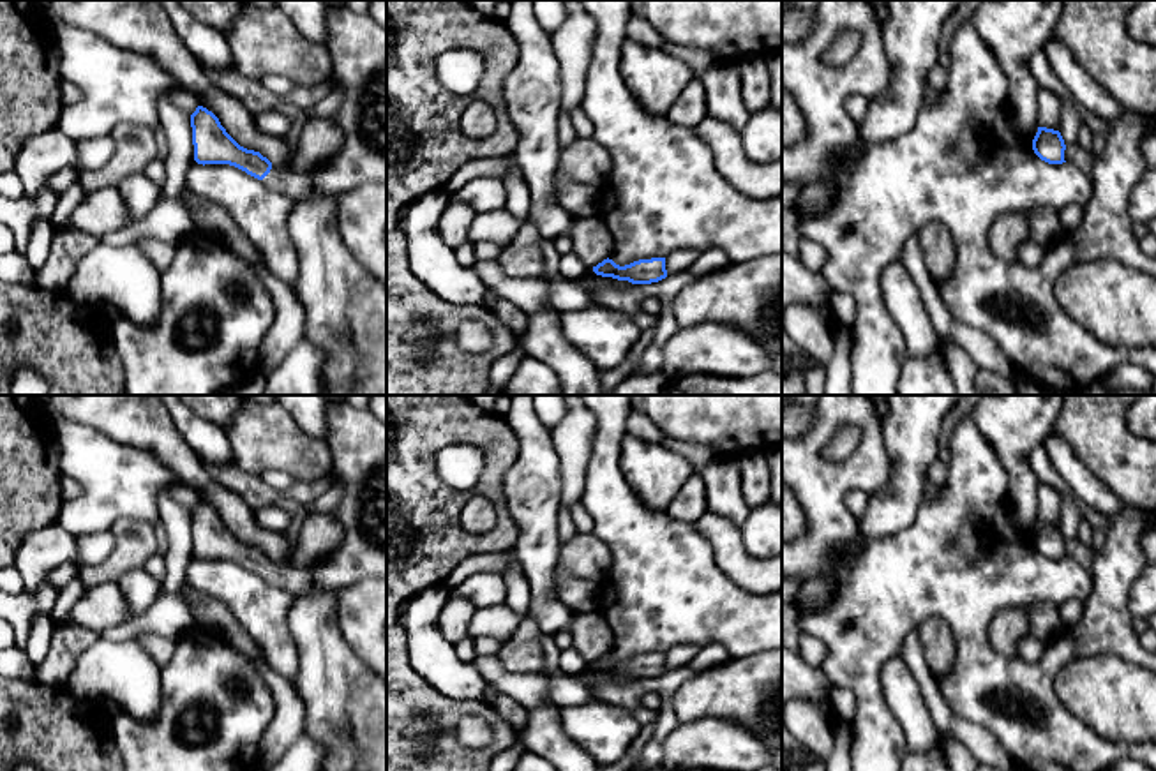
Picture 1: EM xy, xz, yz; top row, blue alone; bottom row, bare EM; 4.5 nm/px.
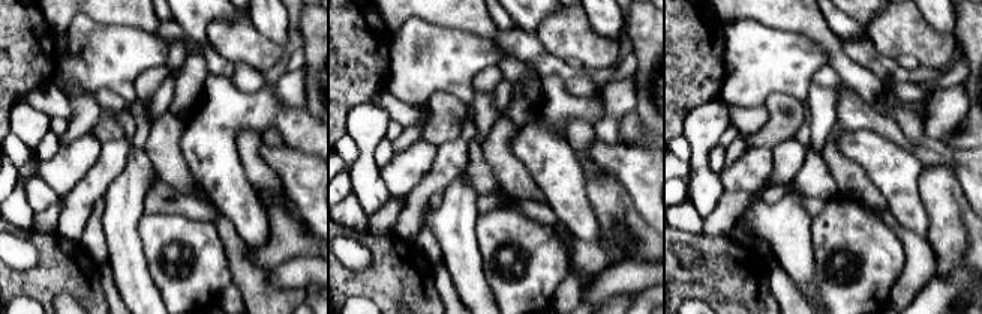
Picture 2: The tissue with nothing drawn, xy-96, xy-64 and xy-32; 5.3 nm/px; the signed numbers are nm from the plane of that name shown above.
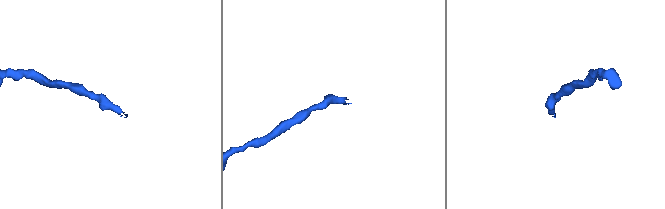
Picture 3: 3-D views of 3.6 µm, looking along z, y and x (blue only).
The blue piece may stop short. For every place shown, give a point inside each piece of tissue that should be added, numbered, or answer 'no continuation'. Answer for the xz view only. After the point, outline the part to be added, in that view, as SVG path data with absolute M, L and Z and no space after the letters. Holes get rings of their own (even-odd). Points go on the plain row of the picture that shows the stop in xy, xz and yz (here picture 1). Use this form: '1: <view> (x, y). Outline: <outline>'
no continuation

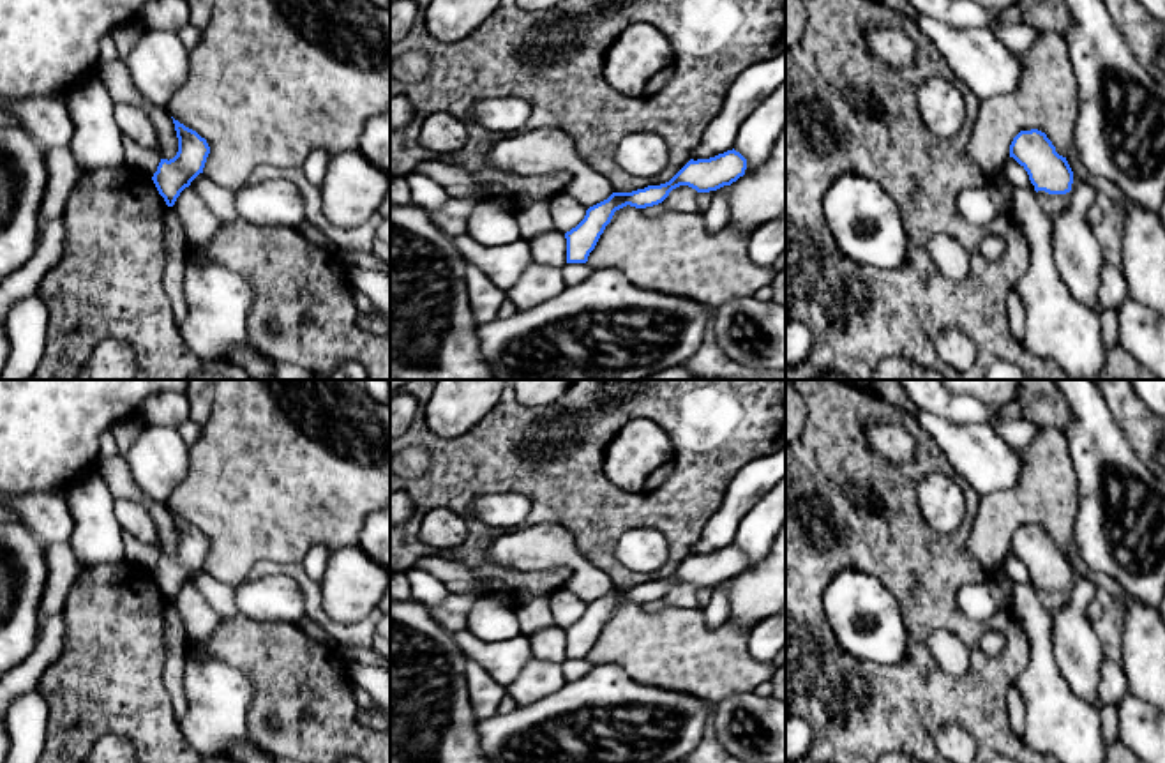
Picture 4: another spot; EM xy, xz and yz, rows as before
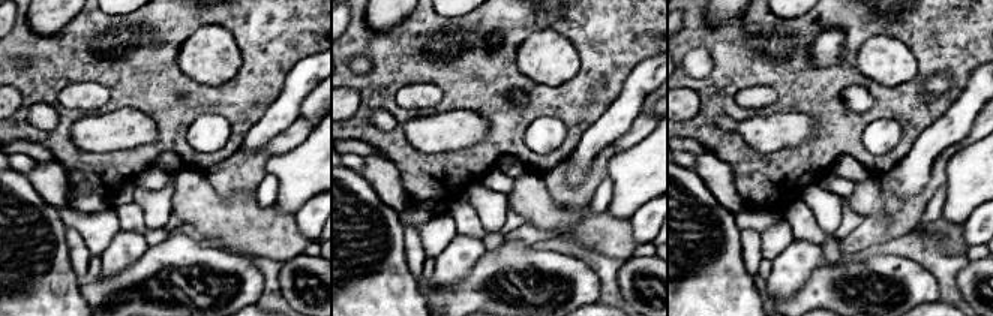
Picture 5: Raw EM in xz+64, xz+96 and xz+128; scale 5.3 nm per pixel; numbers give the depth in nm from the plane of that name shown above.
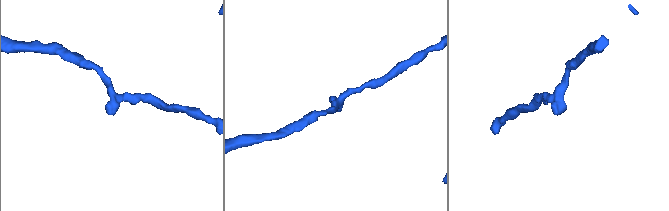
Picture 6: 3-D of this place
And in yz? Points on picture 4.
no continuation

